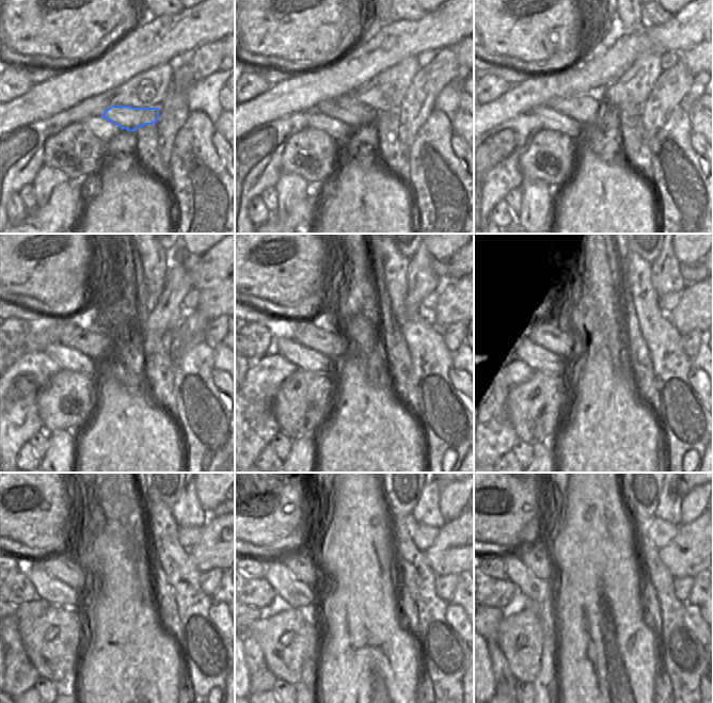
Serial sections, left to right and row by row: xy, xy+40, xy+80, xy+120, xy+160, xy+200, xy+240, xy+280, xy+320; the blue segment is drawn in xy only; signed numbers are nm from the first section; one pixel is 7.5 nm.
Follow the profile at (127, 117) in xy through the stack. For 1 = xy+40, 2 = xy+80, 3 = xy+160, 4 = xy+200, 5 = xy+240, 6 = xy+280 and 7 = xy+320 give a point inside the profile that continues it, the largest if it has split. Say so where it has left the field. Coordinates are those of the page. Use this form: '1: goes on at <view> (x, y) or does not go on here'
1: goes on at xy+40 (354, 114)
2: goes on at xy+80 (586, 109)
3: goes on at xy+160 (312, 333)
4: goes on at xy+200 (551, 335)
5: goes on at xy+240 (62, 566)
6: goes on at xy+280 (298, 560)
7: goes on at xy+320 (533, 555)

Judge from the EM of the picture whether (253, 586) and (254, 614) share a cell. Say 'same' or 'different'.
different

